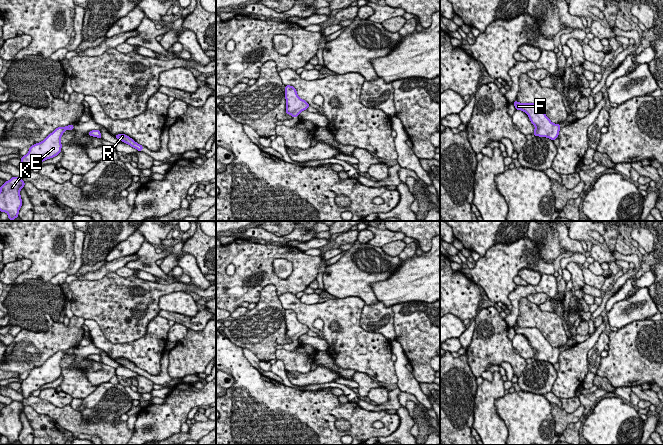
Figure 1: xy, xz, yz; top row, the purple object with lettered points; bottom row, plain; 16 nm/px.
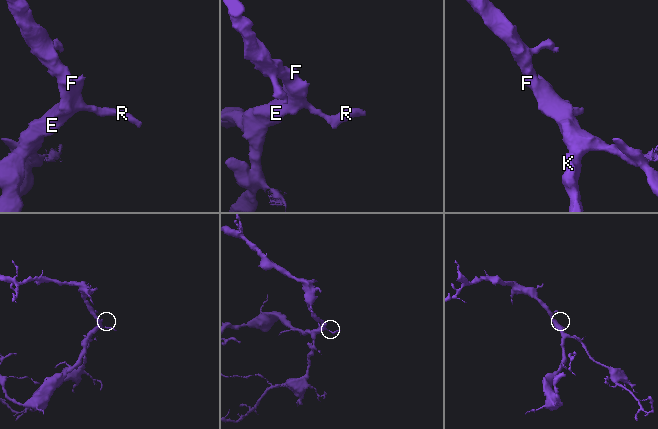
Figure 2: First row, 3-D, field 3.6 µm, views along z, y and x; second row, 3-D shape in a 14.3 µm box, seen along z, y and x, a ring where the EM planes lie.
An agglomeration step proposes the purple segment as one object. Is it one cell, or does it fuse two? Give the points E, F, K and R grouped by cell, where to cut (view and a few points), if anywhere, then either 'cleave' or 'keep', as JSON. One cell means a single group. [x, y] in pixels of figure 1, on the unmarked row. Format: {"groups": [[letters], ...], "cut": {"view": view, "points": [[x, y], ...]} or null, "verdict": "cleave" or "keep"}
{"groups": [["E", "F", "K", "R"]], "cut": null, "verdict": "keep"}

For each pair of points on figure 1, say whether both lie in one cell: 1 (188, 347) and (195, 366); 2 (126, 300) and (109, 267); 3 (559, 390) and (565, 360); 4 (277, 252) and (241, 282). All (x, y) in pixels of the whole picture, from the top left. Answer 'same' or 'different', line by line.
1: same
2: different
3: same
4: same

